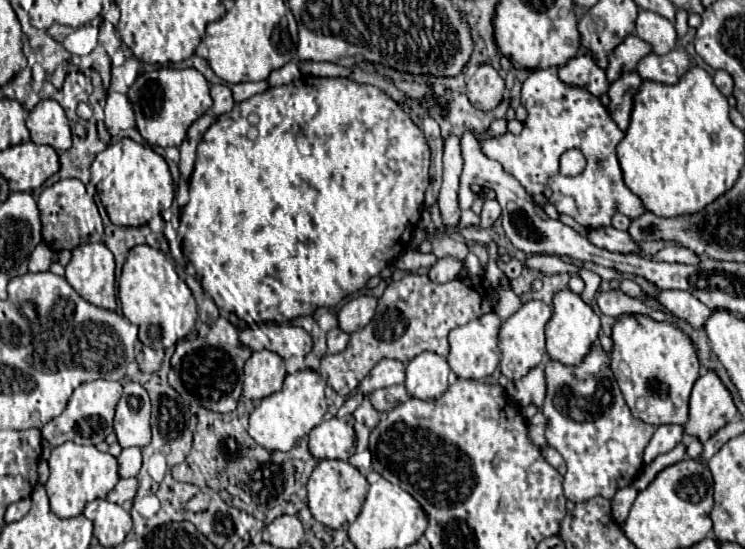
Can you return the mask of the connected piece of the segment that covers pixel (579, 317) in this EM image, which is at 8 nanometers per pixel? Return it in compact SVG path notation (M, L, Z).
M562 289L554 295L554 315L546 325L546 351L552 361L558 361L566 367L576 367L584 361L590 353L592 345L596 343L600 333L600 317L586 305L580 295L572 293L570 289Z

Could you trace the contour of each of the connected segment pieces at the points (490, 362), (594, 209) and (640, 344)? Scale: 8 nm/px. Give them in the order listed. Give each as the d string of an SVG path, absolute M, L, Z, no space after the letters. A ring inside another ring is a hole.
M496 313L490 315L482 315L462 327L456 327L454 331L450 331L448 341L450 341L450 355L448 355L448 363L450 369L460 377L460 379L486 379L490 377L498 365L500 365L500 327L502 327L502 319Z
M536 69L522 83L520 101L528 111L522 133L518 137L502 135L482 139L480 147L488 159L502 163L502 167L514 175L528 193L542 193L546 187L550 187L552 205L558 209L558 213L570 215L582 227L610 227L616 211L630 219L638 219L644 213L642 201L622 181L616 145L624 139L624 133L612 121L598 97L562 83L556 69ZM568 149L580 149L586 157L586 169L576 177L564 177L558 173L560 155Z
M626 315L614 323L612 341L614 341L614 349L610 353L610 361L612 361L610 367L614 371L614 377L622 389L622 395L624 395L632 415L654 427L668 425L668 423L684 425L688 421L690 391L692 391L692 385L696 383L698 371L700 371L696 349L694 349L692 341L686 337L686 333L682 333L680 329L676 329L670 323L658 323L644 315Z

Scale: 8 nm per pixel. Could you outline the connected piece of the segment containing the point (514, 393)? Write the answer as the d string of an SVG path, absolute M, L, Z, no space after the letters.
M534 367L524 379L510 381L506 387L506 395L520 405L536 405L542 409L546 397L546 375L542 367Z

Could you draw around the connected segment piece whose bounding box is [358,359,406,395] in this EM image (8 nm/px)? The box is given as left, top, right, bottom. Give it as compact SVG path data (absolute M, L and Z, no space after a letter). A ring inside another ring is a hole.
M382 359L368 375L363 379L358 390L364 395L368 395L376 389L390 387L390 385L398 385L404 383L406 377L406 367L400 361L394 359Z

